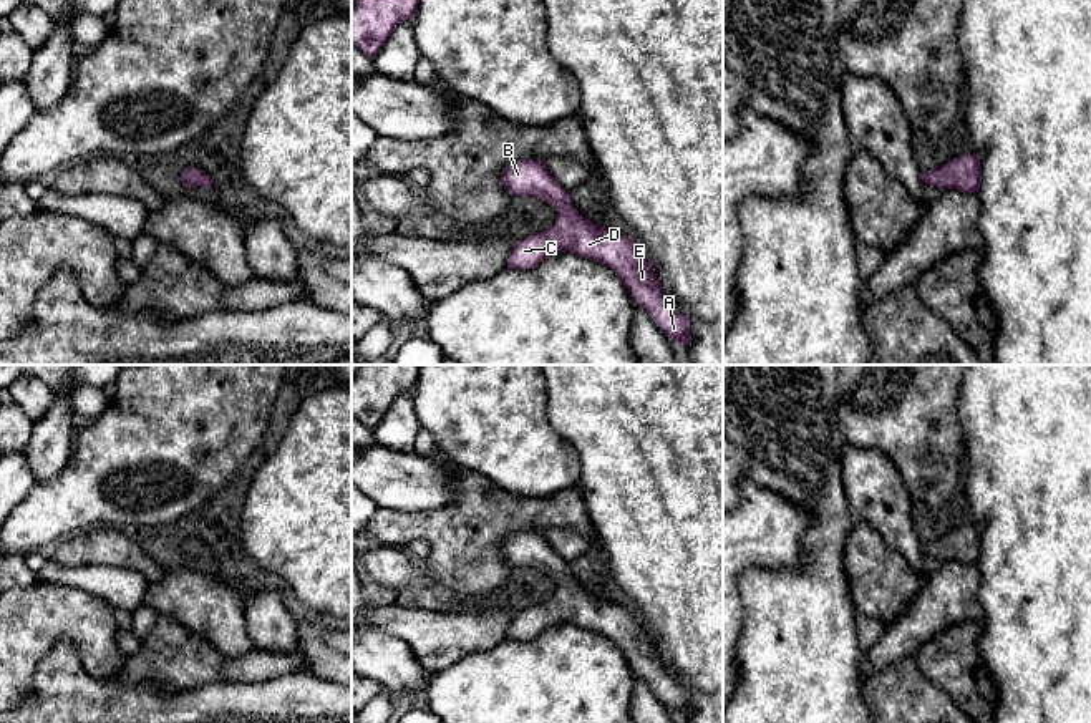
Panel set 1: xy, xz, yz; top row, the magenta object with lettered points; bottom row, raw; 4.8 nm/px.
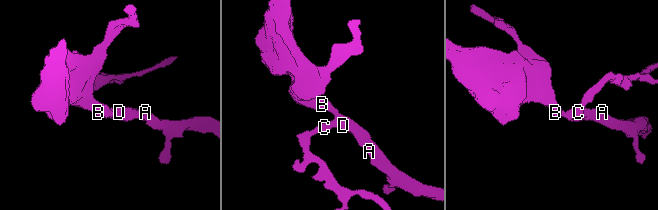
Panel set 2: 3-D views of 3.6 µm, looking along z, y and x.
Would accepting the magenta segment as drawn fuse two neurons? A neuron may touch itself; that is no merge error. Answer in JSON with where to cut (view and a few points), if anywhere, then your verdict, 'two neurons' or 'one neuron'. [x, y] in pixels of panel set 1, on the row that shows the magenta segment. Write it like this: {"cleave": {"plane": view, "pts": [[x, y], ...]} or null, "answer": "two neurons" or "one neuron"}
{"cleave": null, "answer": "one neuron"}

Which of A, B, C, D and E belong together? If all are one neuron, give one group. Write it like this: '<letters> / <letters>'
A B C D E

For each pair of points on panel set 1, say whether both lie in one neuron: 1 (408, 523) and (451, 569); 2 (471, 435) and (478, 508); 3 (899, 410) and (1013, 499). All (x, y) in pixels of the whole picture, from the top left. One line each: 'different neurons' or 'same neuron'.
1: same neuron
2: different neurons
3: different neurons

